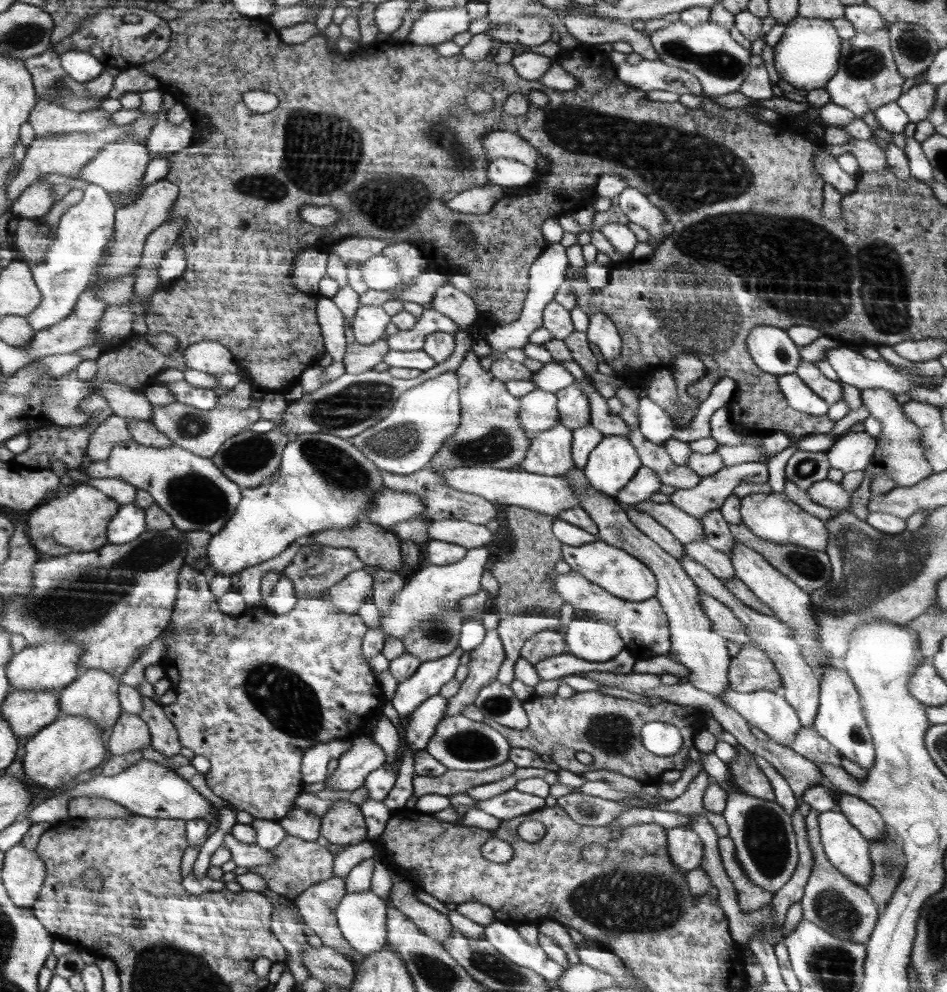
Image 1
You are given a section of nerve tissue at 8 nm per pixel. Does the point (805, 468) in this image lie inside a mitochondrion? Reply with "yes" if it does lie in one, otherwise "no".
yes

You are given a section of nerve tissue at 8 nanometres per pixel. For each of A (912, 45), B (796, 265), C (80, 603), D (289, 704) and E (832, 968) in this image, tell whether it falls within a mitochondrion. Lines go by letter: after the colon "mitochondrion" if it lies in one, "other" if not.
A: mitochondrion
B: mitochondrion
C: mitochondrion
D: mitochondrion
E: mitochondrion

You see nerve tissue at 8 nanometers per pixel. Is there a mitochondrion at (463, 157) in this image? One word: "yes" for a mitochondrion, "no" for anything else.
yes

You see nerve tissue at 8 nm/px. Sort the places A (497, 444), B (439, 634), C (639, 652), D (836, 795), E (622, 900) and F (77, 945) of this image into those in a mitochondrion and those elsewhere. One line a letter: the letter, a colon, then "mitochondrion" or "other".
A: mitochondrion
B: mitochondrion
C: other
D: other
E: mitochondrion
F: other

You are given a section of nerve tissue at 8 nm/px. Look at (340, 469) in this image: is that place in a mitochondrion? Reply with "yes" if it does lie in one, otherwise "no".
yes

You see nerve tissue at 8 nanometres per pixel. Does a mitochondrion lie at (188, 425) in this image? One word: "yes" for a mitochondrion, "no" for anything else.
yes

